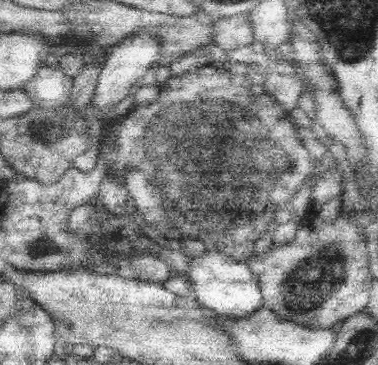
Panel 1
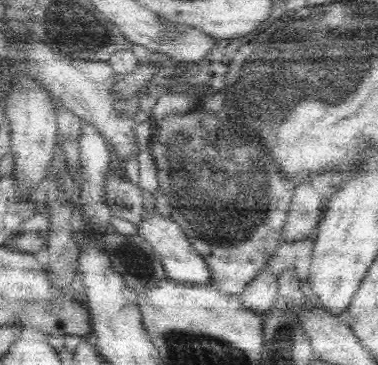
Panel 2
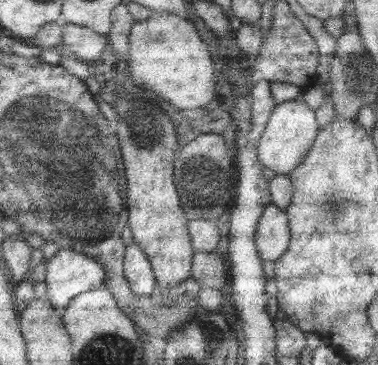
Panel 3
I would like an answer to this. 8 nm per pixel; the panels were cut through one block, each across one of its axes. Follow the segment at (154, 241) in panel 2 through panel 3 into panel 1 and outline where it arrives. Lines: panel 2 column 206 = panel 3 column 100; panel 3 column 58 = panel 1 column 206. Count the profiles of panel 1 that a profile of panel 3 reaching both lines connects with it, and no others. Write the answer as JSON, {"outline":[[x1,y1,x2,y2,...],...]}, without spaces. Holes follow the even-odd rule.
{"outline":[[202,252,188,254,190,262,186,268,186,276,192,282,194,300,214,316,226,318,244,318,262,308,262,292,258,286,258,278,250,270,248,264,238,262,222,252]]}

